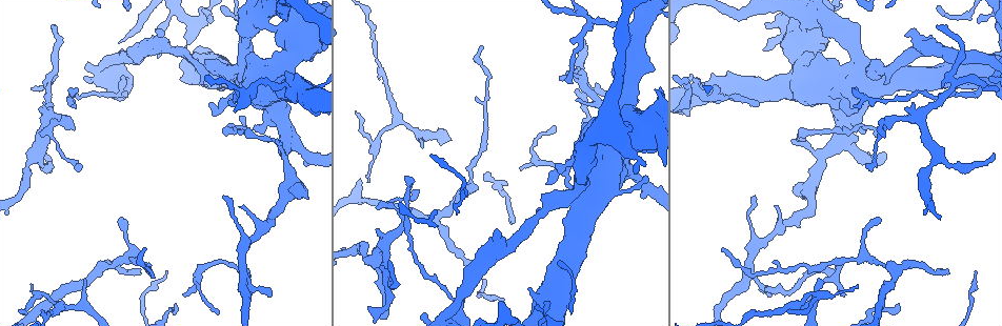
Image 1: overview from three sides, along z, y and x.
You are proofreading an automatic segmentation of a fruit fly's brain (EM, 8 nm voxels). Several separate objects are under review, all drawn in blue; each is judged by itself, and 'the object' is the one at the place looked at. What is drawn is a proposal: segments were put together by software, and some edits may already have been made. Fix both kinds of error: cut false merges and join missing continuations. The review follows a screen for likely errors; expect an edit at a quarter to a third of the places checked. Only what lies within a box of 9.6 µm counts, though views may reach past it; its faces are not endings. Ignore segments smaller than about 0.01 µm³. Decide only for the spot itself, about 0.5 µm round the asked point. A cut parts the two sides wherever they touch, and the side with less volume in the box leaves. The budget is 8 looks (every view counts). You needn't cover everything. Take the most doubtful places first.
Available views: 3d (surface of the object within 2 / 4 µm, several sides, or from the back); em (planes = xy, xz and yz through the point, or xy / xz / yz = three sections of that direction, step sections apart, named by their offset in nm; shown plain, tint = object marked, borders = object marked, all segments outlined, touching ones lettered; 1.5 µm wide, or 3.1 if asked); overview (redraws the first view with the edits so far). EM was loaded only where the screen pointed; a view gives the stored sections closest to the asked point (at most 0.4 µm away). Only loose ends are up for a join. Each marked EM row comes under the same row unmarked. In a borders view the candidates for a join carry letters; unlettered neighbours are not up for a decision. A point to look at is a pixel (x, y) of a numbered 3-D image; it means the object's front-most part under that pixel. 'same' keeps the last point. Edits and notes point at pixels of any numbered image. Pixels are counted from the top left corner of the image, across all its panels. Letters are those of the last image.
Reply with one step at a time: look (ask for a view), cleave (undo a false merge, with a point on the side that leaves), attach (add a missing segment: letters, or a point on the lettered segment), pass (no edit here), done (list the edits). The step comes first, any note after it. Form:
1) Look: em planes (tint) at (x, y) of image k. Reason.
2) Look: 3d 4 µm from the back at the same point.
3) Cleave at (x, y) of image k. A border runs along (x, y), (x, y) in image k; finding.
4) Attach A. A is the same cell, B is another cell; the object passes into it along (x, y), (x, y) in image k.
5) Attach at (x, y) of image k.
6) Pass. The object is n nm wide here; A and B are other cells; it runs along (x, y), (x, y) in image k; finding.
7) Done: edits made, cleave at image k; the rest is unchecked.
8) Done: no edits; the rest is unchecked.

Look: 3d 4 µm at (356, 110) of image 1. An open end.

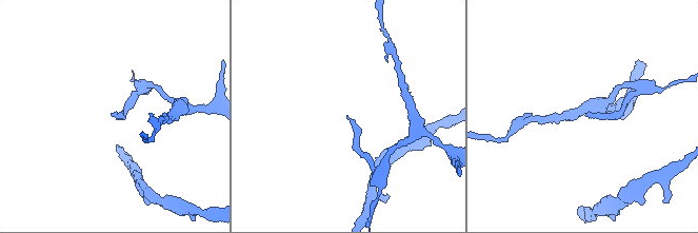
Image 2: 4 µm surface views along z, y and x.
Look: em xy step 4 (borders) at (588, 113) of image 2.

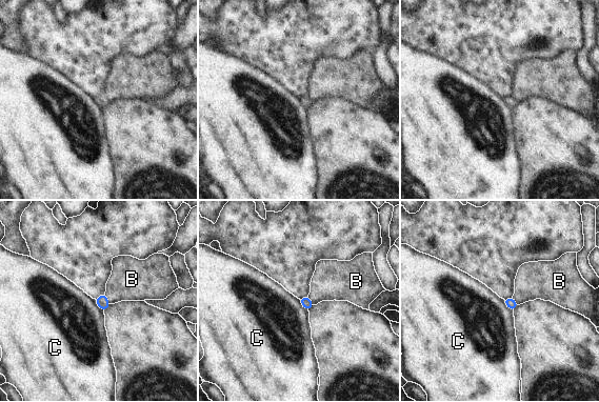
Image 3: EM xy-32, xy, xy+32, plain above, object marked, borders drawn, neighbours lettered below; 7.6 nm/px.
Pass. B and C are other cells; no lettered segment goes on from it.

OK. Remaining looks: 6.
Look: 3d 2 µm at (978, 18) of image 1. Free end.

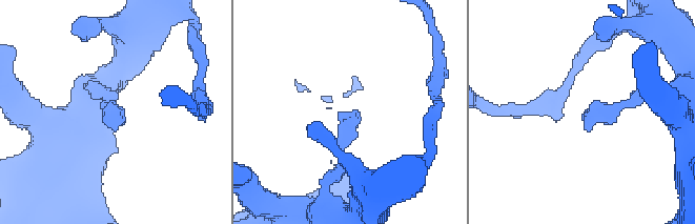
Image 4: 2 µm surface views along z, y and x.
Look: em planes (borders) at (121, 117) of image 4.

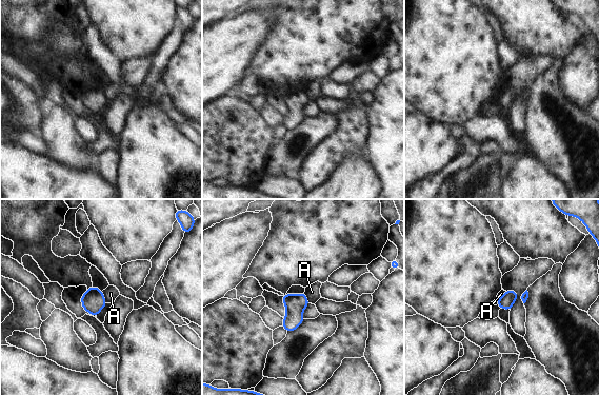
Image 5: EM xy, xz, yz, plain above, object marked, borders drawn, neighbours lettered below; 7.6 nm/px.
Pass. A is another cell; a border runs along (101, 291), (107, 302) in image 5; no lettered segment goes on from it.

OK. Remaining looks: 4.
Look: 3d 4 µm at (855, 286) of image 1. An open end.

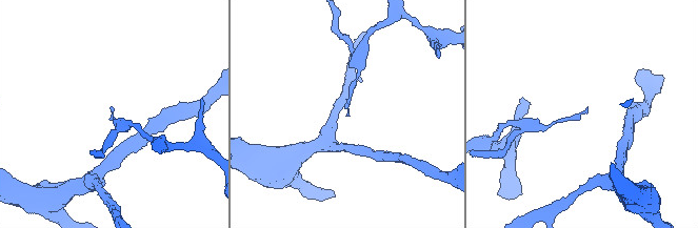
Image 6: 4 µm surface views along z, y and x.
Look: em planes (borders) at (111, 110) of image 6. Shape alone is not enough.

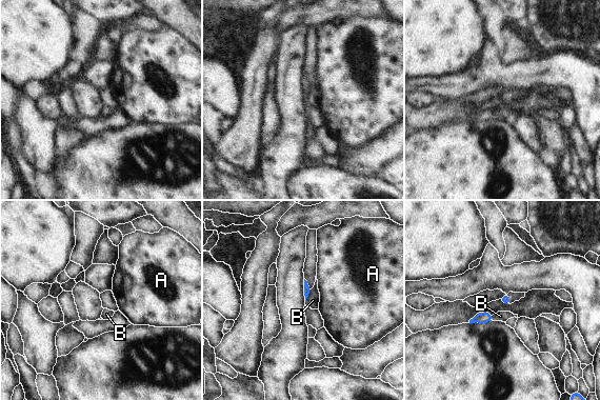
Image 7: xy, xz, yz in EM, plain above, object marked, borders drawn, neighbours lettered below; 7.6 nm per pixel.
Pass. A and B are other cells; a border runs along (311, 290), (305, 301) in image 7; no lettered segment goes on from it.

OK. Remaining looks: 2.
Done: no edits; the rest is unchecked.

